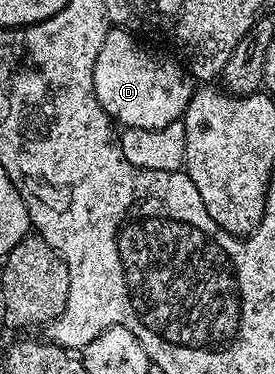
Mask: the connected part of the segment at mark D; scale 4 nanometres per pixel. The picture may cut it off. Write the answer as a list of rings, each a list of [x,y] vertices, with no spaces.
[[[113,27],[105,34],[93,70],[95,97],[114,124],[122,128],[163,129],[163,125],[171,125],[171,121],[184,116],[195,90],[195,80],[171,56],[160,55],[137,39],[140,38],[134,32],[123,27]]]

